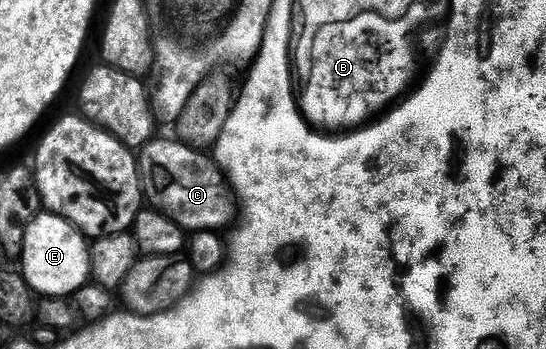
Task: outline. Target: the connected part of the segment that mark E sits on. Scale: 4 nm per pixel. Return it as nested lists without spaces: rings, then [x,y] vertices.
[[[41,211],[30,224],[24,236],[24,250],[18,258],[26,284],[40,297],[68,299],[84,287],[90,277],[88,267],[89,242],[66,219]]]

